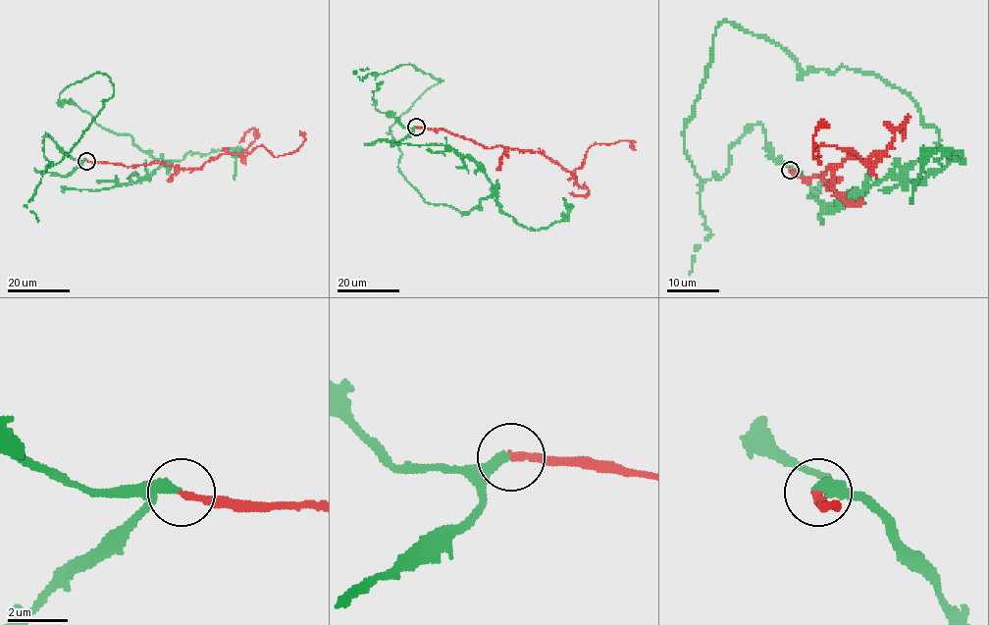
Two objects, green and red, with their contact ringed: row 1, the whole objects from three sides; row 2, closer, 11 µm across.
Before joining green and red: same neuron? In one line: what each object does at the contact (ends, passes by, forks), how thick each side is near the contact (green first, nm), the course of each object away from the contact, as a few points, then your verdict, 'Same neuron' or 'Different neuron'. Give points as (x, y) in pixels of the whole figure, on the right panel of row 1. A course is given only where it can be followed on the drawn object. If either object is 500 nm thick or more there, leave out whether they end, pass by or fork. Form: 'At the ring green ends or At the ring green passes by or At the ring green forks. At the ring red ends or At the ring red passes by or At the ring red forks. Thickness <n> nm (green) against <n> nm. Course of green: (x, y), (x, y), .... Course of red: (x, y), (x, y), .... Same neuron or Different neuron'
At the ring green ends. At the ring red ends. Thickness 320 nm (green) against 240 nm. Course of green: (790, 170), (758, 124), (720, 179), (686, 153), (721, 22), (917, 105), (906, 177), (964, 159), (910, 202). Course of red: (790, 170), (829, 184), (847, 158), (866, 163), (821, 144), (818, 163), (814, 131), (829, 125). Same neuron

